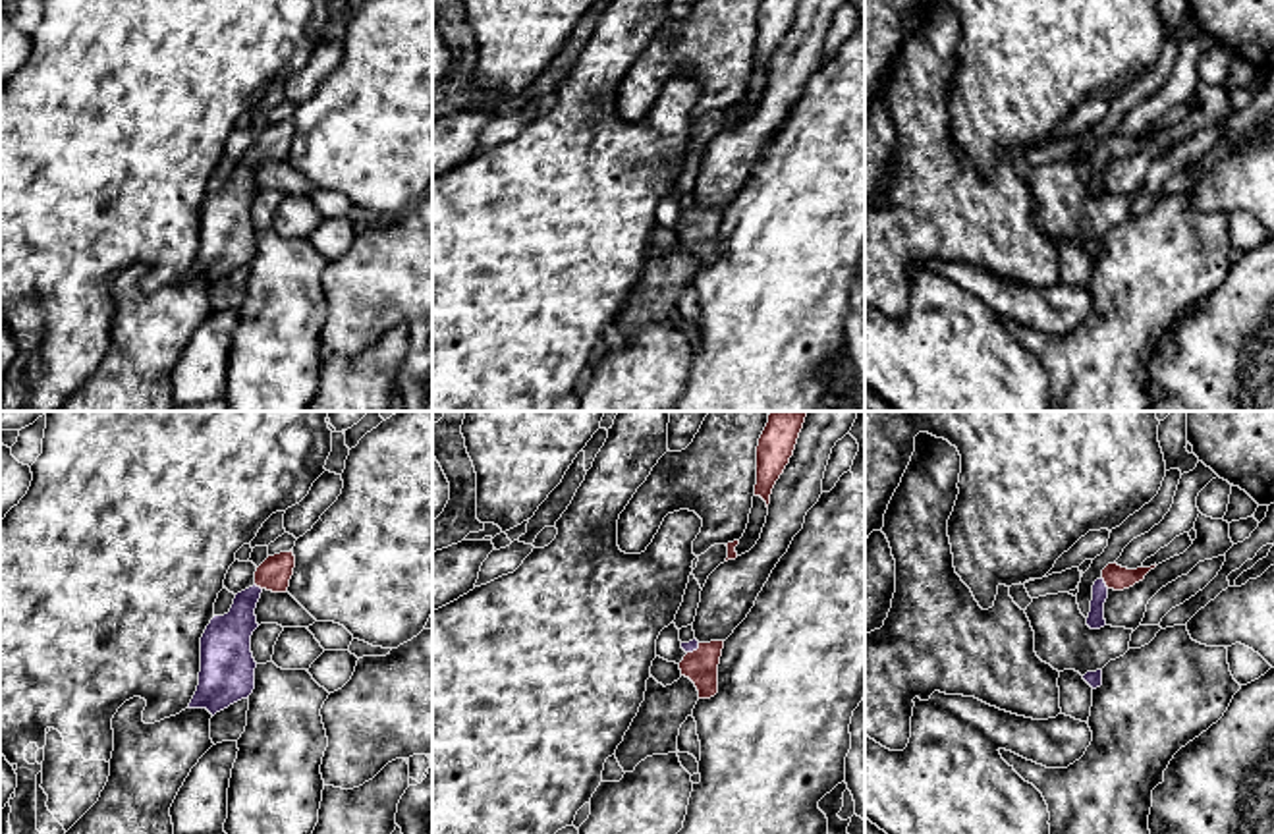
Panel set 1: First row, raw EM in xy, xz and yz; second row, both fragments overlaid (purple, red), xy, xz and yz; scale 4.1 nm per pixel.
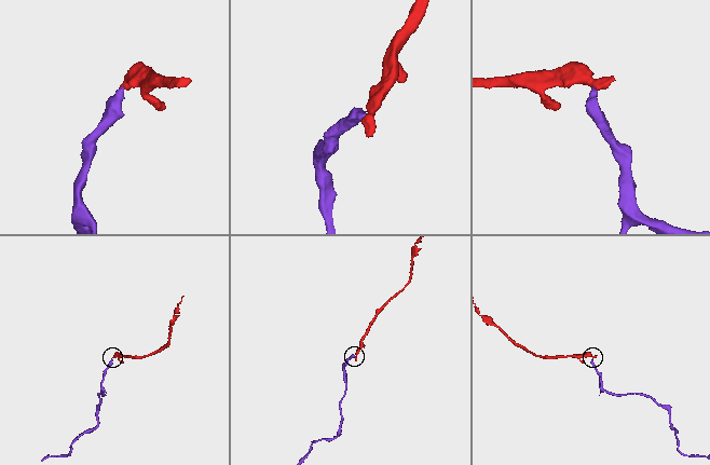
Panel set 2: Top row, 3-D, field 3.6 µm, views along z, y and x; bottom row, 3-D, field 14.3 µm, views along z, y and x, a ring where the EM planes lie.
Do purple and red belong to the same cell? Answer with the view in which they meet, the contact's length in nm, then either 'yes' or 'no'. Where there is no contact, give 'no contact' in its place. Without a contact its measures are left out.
meets purple in yz; contact 60 nm long; yes

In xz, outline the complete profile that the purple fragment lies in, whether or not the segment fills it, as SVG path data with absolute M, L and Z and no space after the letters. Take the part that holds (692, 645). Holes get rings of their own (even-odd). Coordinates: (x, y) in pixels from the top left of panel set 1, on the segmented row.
M697 639L681 643L687 653L679 662L681 676L689 678L699 699L710 699L718 693L718 664L724 641L699 643Z

